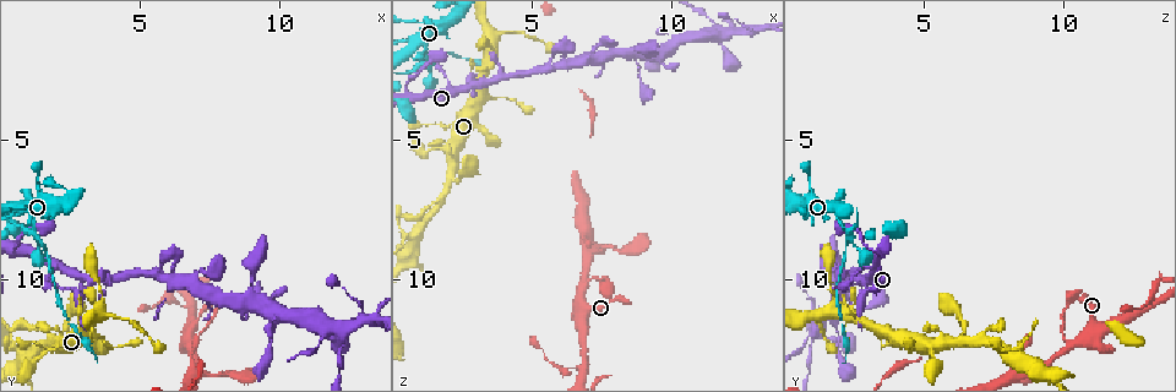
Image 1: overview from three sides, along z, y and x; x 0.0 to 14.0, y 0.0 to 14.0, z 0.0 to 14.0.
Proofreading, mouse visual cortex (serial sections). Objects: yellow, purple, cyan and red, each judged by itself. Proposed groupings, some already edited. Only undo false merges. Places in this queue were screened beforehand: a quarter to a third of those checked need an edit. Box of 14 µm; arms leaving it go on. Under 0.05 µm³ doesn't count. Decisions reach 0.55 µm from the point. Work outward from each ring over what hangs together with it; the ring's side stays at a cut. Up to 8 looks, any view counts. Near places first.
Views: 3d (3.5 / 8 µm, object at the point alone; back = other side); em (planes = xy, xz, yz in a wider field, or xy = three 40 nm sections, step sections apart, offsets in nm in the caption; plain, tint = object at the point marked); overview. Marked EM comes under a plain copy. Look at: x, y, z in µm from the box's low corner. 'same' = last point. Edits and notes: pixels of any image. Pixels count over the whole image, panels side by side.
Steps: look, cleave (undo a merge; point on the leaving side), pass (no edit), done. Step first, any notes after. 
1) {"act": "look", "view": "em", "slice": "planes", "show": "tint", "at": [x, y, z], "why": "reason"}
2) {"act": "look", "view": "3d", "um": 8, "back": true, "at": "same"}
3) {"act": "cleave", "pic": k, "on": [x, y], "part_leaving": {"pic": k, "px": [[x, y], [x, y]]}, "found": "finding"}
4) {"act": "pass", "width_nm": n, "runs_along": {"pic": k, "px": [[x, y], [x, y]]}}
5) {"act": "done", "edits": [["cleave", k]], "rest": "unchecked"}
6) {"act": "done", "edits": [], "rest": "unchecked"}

{"act": "look", "view": "3d", "um": 8, "at": [3.2, 10.2, 2.9]}

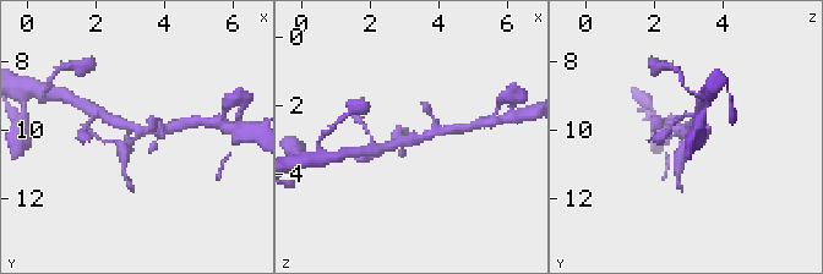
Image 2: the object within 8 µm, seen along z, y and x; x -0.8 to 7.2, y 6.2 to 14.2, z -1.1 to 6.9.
{"act": "look", "view": "em", "slice": "xy", "step": 5, "show": "tint", "at": [3.2, 10.1, 3.0], "why": "need the tissue"}

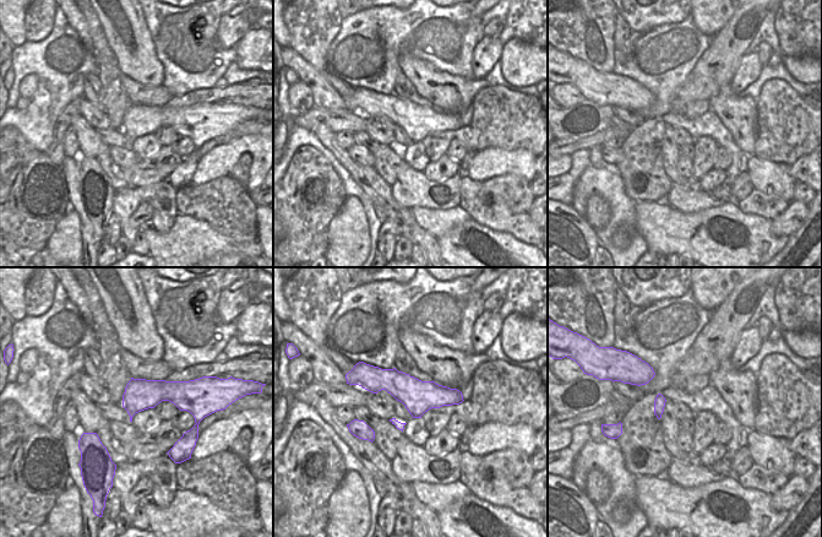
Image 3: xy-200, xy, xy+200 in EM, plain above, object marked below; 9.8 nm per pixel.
{"act": "pass", "runs_along": {"pic": 3, "px": [[365, 378], [460, 399]]}, "found": "one cell here"}

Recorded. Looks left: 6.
{"act": "look", "view": "3d", "um": 3.5, "back": true, "at": [6.8, 12.4, 10.2]}

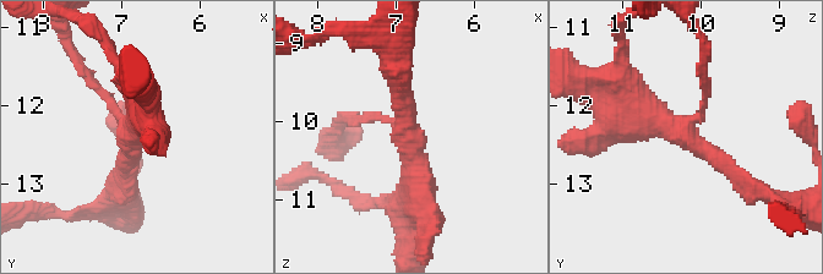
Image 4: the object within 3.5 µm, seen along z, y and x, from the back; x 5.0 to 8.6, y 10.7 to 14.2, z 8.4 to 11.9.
{"act": "look", "view": "em", "slice": "xy", "step": 2, "show": "tint", "at": [6.85, 12.35, 10.20], "arms": 3, "arm_widths_nm": [150, 250, 400]}

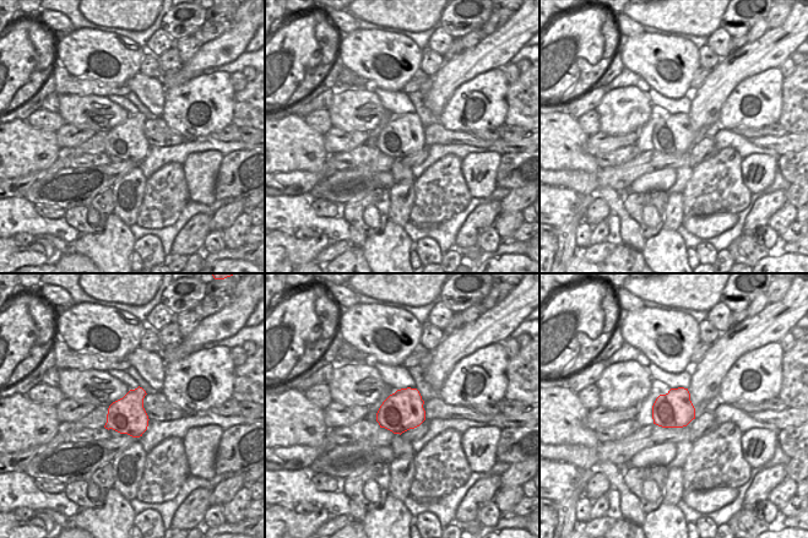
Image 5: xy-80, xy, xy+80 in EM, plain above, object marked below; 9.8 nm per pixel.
{"act": "look", "view": "em", "slice": "xy", "step": 1, "show": "tint", "at": "same"}

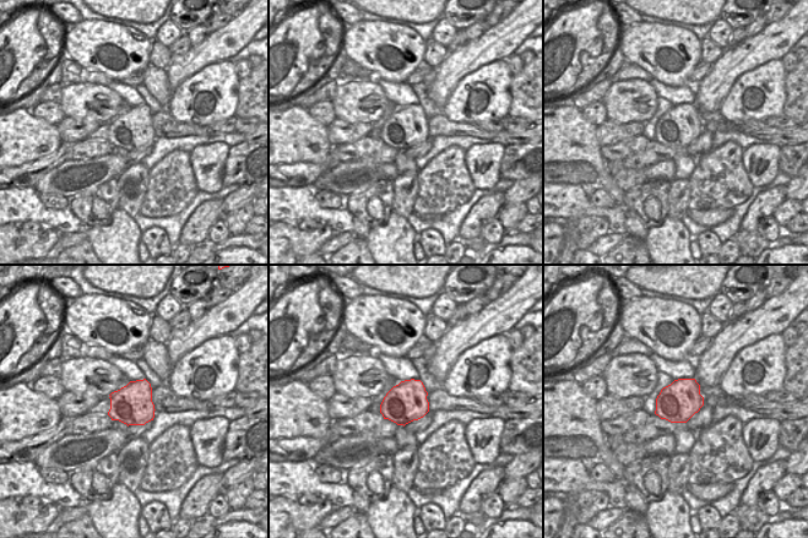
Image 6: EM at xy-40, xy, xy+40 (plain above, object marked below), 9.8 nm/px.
{"act": "pass", "runs_along": {"pic": 4, "px": [[625, 88], [639, 111], [746, 186]]}, "found": "continuous, no second cell"}

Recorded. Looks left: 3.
{"act": "look", "view": "3d", "um": 3.5, "at": [6.8, 11.0, 13.0], "why": "abrupt turn"}

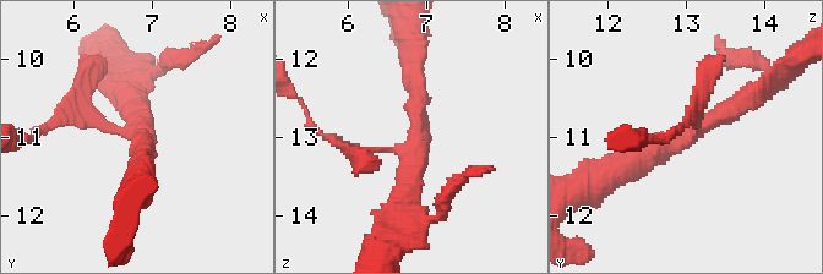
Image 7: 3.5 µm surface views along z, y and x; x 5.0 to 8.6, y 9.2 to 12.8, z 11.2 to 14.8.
{"act": "look", "view": "em", "slice": "planes", "show": "tint", "at": [6.80, 10.95, 13.10], "arms": 3, "arm_widths_nm": [150, 300, 300], "why": "now the EM"}

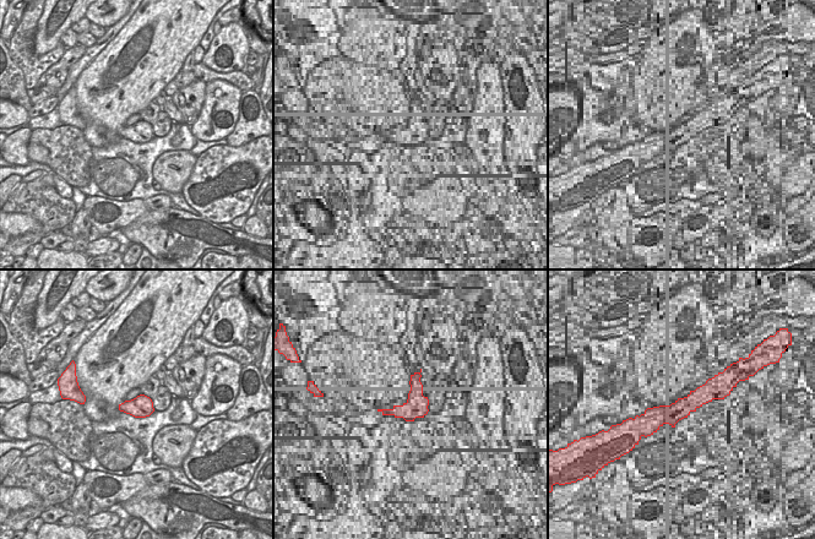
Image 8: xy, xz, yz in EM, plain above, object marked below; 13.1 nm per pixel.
{"act": "pass", "width_nm": 280, "runs_along": {"pic": 7, "px": [[414, 76], [418, 138], [403, 151], [339, 141]]}, "found": "all the same cell"}

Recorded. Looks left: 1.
{"act": "done", "edits": [], "rest": "unchecked"}

